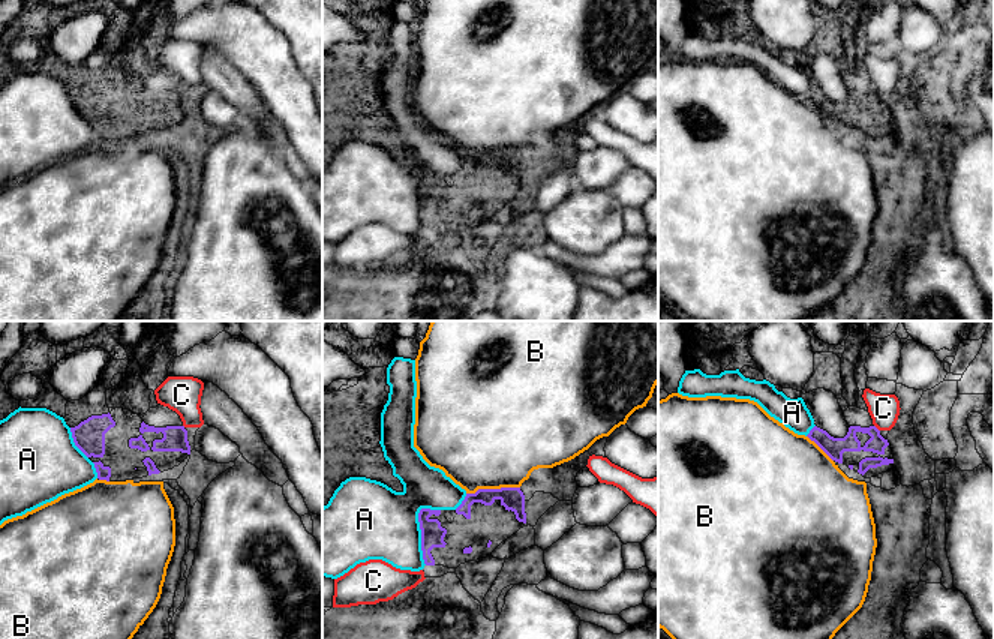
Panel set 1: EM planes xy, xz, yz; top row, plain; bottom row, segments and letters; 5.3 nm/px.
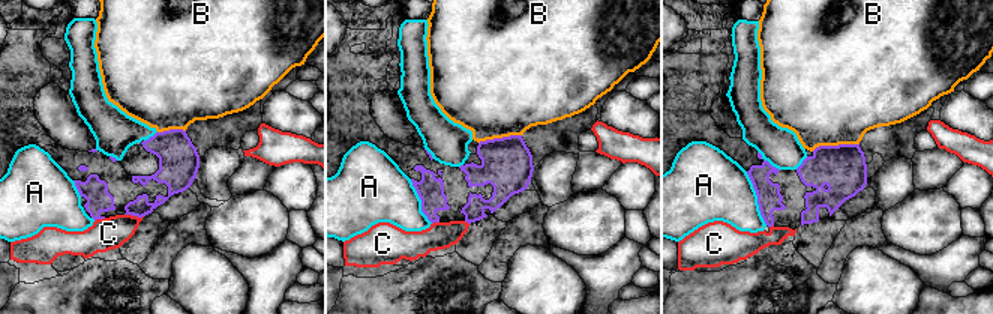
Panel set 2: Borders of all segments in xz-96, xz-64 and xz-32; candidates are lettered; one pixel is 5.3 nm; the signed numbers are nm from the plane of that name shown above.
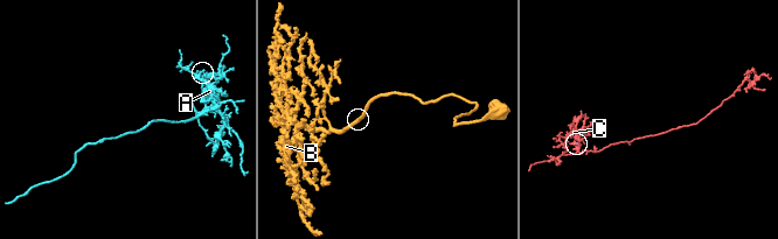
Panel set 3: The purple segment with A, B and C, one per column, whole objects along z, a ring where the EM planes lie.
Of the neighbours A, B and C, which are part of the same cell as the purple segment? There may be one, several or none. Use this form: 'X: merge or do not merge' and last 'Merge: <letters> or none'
A: do not merge
B: do not merge
C: do not merge
Merge: none

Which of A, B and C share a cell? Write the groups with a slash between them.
A / B / C

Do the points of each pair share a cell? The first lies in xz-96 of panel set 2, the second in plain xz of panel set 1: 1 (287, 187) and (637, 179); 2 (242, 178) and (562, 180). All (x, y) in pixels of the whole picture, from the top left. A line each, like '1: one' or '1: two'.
1: one
2: two

